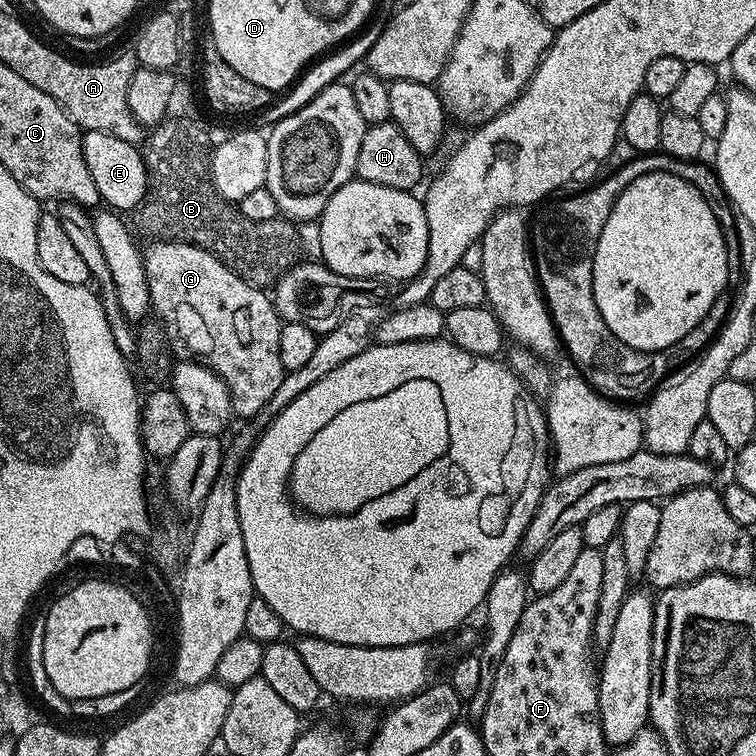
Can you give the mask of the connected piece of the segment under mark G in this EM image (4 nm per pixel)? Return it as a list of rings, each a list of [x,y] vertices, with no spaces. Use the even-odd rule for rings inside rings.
[[[153,239],[149,248],[143,249],[144,269],[146,270],[146,282],[150,286],[150,298],[152,299],[152,312],[155,319],[163,325],[163,330],[169,341],[175,347],[180,347],[184,354],[187,354],[193,360],[199,360],[205,364],[210,370],[214,370],[226,382],[226,386],[230,390],[230,398],[232,399],[232,411],[237,417],[240,416],[256,416],[261,411],[267,409],[274,390],[278,390],[278,386],[282,383],[285,370],[280,361],[278,354],[278,338],[280,337],[280,325],[282,323],[280,315],[276,312],[276,306],[273,297],[267,291],[252,287],[238,274],[234,274],[223,262],[218,259],[213,252],[207,252],[204,248],[199,248],[197,244],[184,244],[178,240],[162,240]]]

